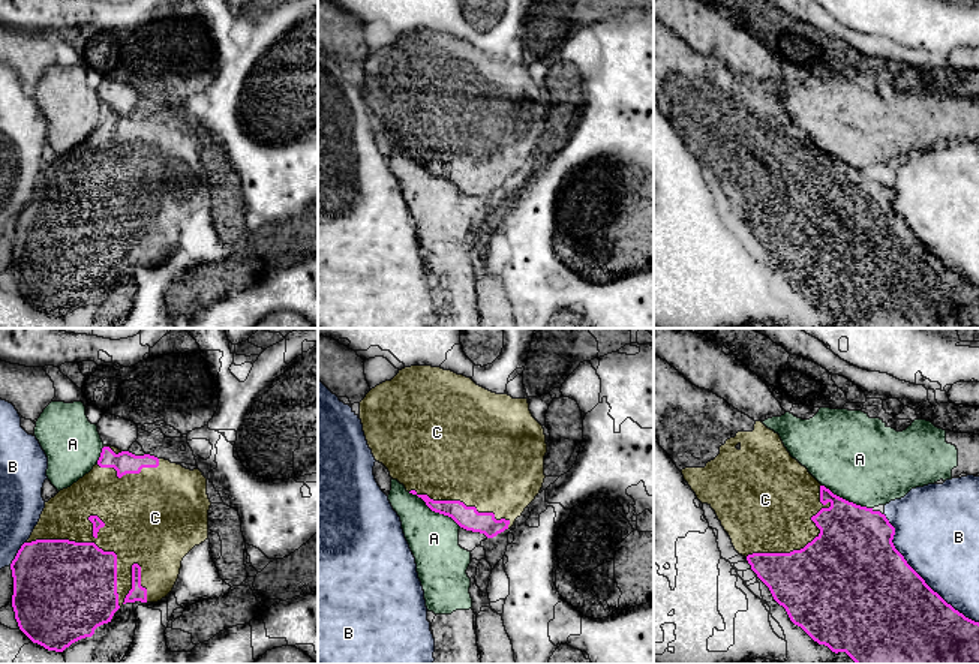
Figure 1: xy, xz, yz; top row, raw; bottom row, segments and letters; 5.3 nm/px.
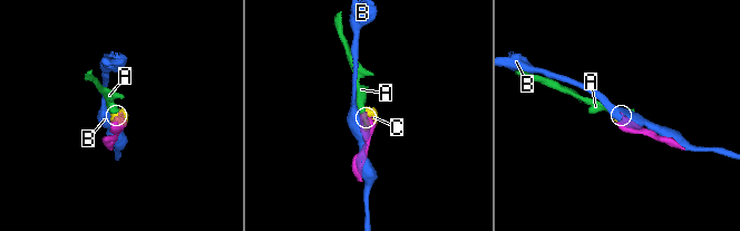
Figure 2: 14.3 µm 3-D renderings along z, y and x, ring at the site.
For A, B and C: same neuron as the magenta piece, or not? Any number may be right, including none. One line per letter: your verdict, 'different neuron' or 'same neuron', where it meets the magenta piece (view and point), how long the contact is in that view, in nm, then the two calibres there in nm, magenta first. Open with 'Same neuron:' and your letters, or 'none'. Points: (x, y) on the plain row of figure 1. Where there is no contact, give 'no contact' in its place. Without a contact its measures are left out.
Same neuron: C
A: different neuron; contact xz (435, 176); length 340 nm; calibres 120 and 280 nm
B: different neuron; contact yz (918, 239); length 750 nm; calibres 500 and 440 nm
C: same neuron; contact xy (96, 210); length 600 nm; calibres 460 and 360 nm

